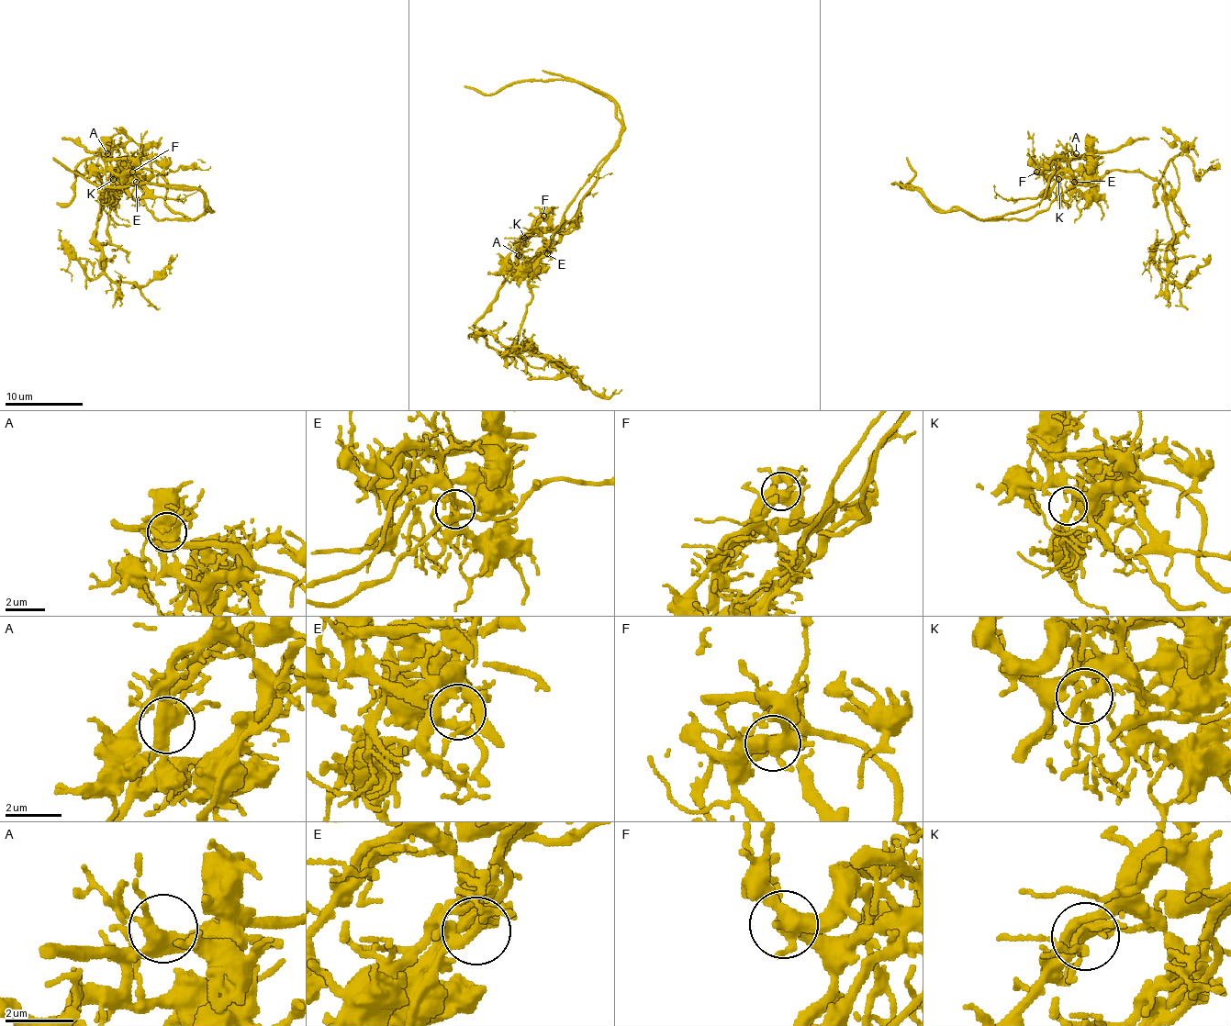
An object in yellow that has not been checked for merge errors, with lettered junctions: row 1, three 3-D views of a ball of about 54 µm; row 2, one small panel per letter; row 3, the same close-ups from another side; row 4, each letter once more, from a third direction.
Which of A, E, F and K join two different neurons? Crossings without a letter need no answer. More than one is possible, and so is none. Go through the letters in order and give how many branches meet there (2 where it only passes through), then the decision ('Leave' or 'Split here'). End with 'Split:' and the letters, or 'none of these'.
A: Branches: 4. Leave
E: Branches: 4. Split here
F: Branches: 6. Leave
K: Branches: 4. Leave
Split: E

